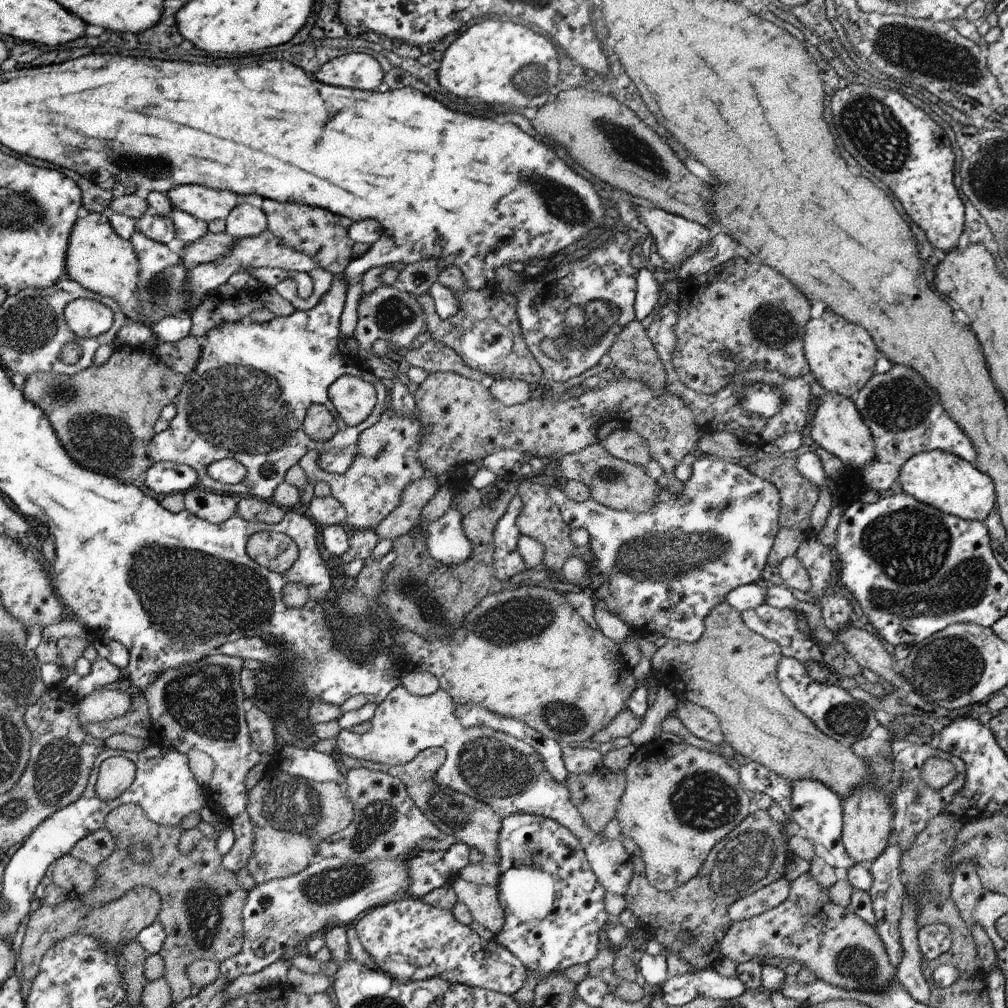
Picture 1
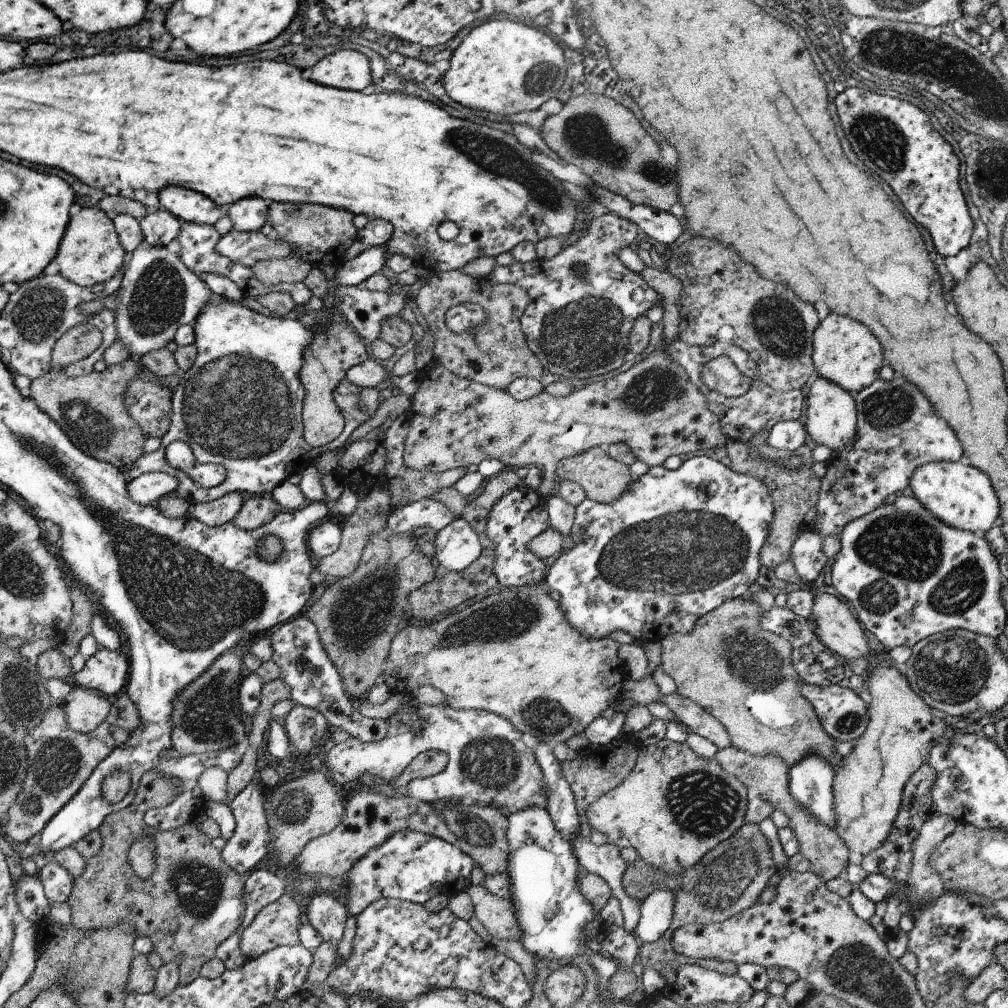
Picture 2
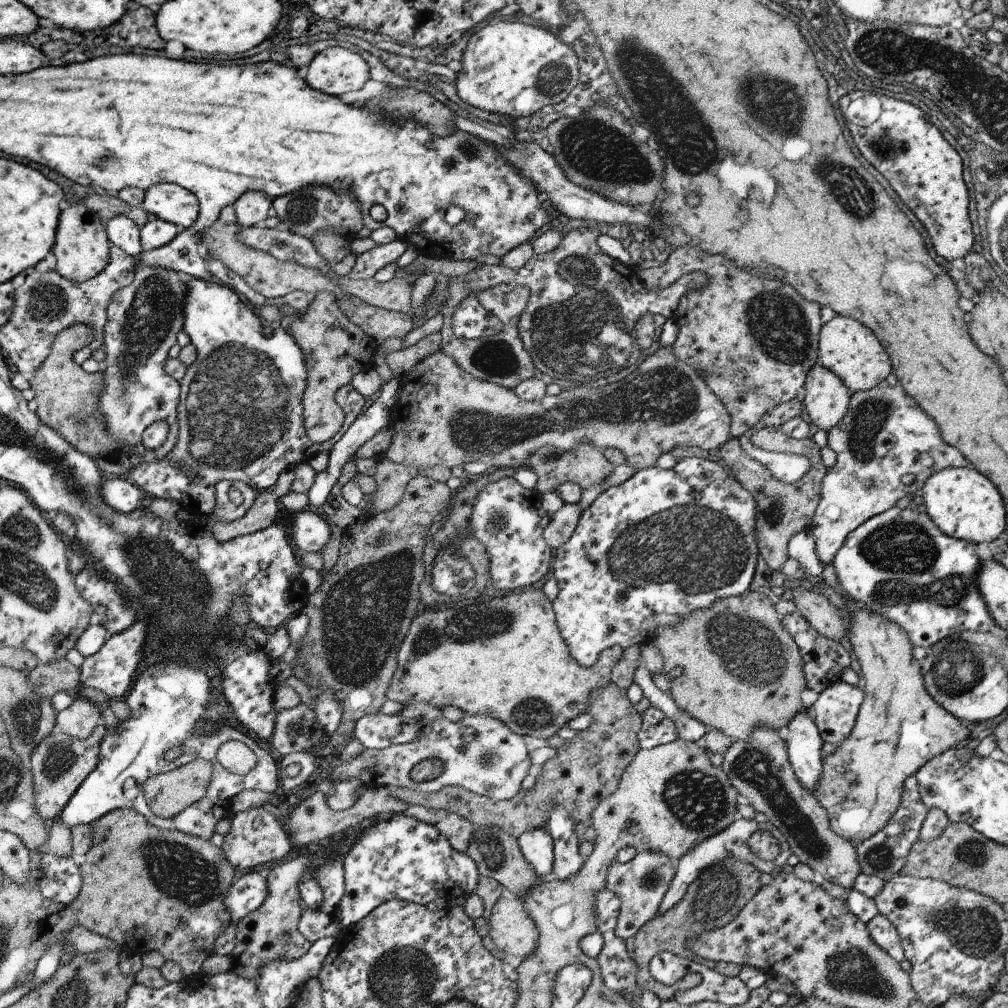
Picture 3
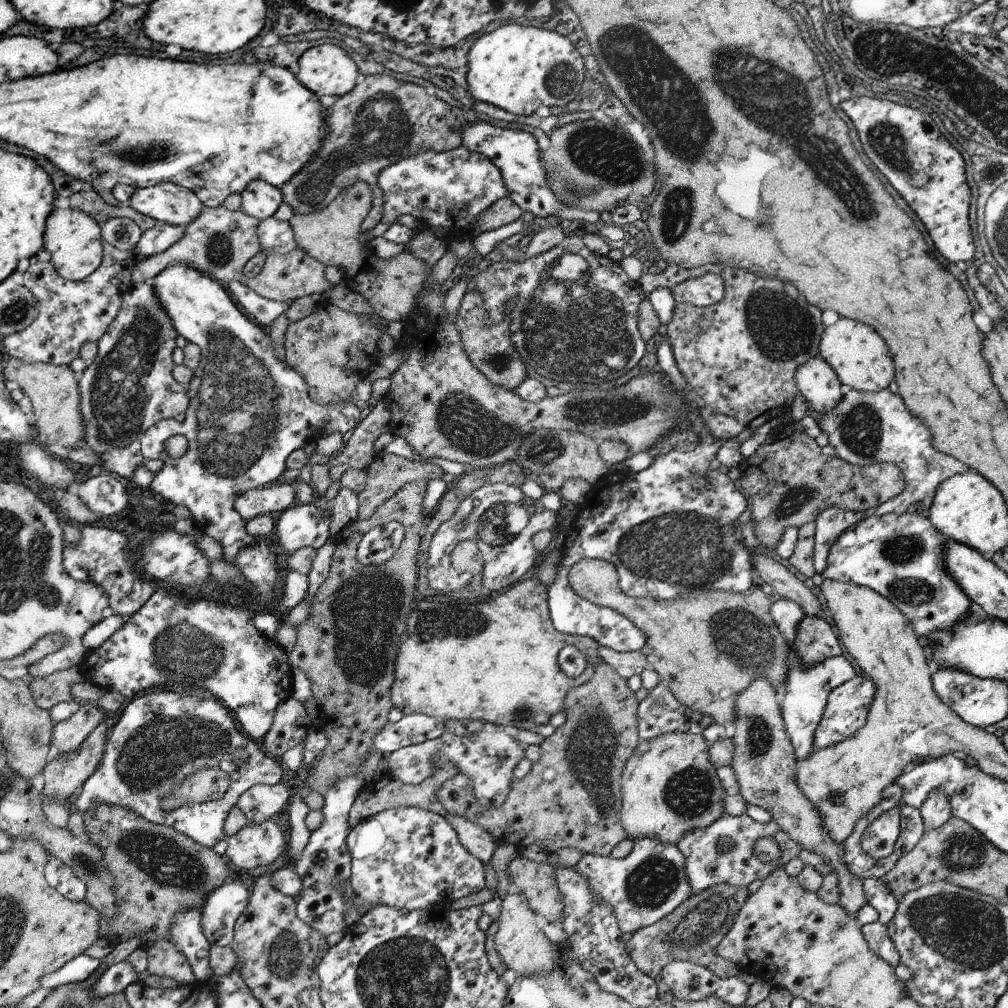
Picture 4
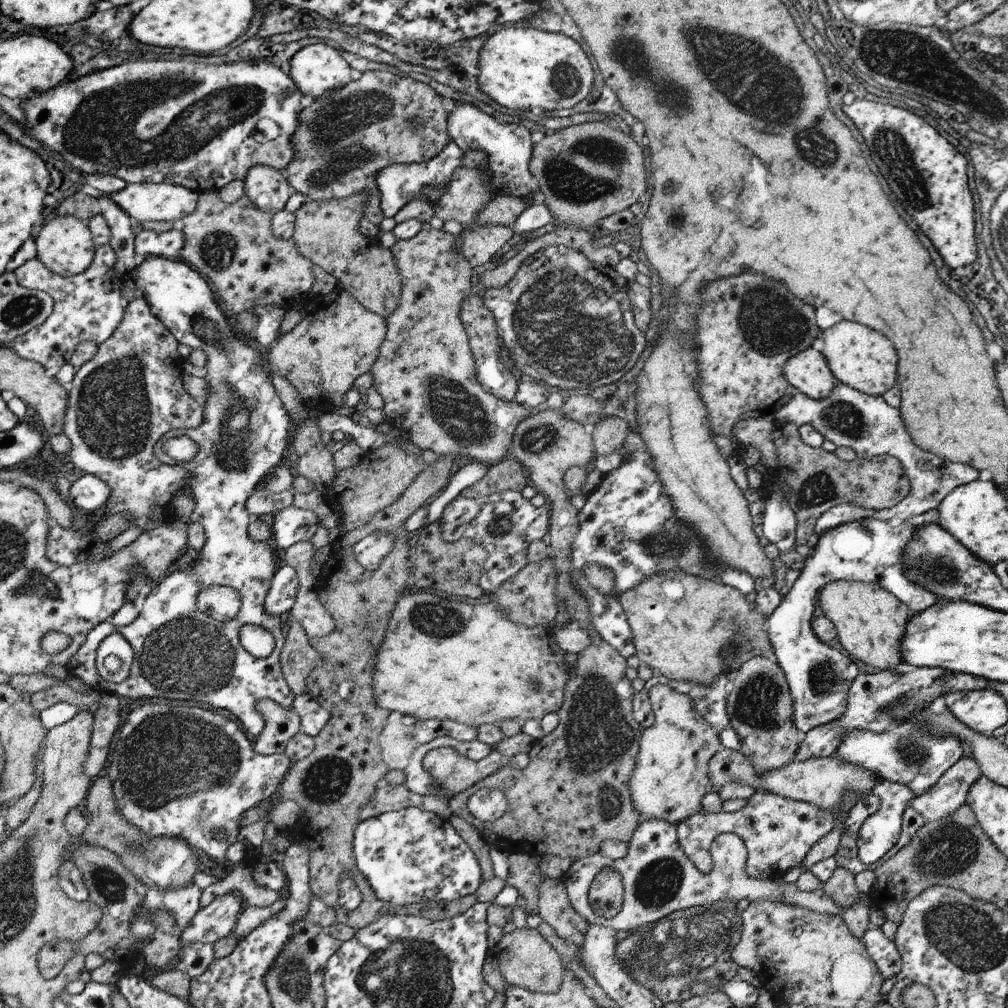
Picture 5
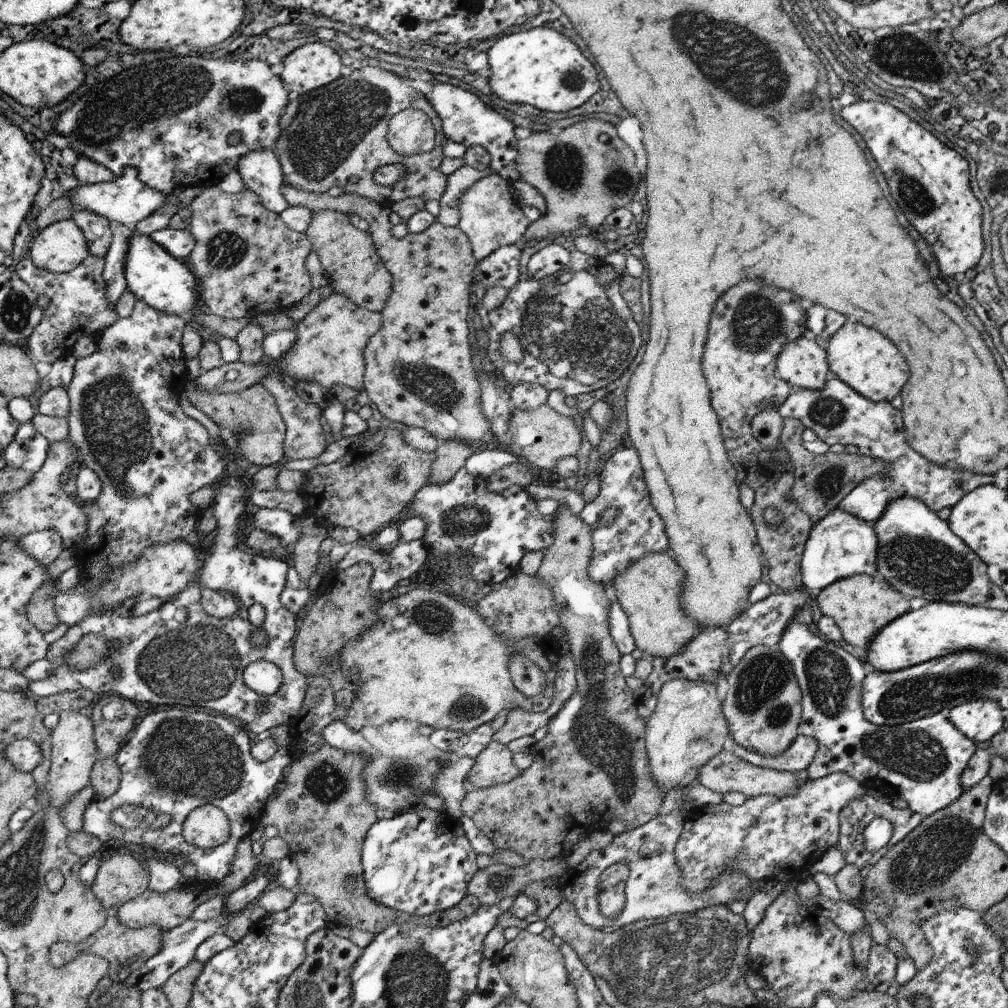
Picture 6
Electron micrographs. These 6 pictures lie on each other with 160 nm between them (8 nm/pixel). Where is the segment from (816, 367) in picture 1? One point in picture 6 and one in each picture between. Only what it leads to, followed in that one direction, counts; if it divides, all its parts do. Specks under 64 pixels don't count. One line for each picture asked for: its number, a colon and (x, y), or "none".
2: (844, 351)
3: (848, 349)
4: (859, 357)
5: (857, 356)
6: (861, 357)

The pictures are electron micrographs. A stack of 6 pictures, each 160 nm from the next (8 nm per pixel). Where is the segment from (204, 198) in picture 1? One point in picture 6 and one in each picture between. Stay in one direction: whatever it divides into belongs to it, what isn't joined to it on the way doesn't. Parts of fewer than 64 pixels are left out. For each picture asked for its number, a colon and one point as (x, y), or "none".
2: (185, 204)
3: (170, 202)
4: (172, 204)
5: (153, 202)
6: (127, 200)

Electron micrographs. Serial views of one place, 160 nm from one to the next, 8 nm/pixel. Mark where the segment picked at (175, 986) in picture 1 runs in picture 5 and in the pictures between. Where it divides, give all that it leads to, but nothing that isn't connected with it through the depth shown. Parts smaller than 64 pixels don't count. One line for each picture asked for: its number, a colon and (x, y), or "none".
2: (193, 900)
3: (166, 888)
4: (159, 871)
5: (169, 863)

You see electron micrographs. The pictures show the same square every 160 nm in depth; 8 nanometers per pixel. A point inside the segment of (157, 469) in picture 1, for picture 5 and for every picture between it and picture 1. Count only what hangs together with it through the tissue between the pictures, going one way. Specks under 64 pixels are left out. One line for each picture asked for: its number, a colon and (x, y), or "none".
2: (147, 488)
3: (119, 493)
4: (106, 495)
5: (89, 492)

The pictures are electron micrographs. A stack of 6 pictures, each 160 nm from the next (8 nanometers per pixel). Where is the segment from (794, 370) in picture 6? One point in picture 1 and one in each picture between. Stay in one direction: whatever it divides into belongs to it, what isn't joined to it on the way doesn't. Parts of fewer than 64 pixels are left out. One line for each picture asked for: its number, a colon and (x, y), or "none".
1: (837, 427)
2: (831, 419)
3: (827, 398)
4: (817, 382)
5: (807, 371)

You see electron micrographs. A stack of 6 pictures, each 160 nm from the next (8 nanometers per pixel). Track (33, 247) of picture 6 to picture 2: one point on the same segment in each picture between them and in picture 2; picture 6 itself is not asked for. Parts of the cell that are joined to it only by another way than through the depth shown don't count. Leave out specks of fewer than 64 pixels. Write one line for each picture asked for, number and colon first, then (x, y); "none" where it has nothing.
2: (92, 253)
3: (82, 248)
4: (74, 239)
5: (66, 245)

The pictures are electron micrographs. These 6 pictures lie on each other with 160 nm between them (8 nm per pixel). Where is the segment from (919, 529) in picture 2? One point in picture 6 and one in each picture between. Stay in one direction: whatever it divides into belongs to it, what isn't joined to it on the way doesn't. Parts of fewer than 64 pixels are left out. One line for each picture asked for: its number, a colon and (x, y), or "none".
3: (899, 564)
4: (900, 556)
5: (819, 676)
6: (921, 762)

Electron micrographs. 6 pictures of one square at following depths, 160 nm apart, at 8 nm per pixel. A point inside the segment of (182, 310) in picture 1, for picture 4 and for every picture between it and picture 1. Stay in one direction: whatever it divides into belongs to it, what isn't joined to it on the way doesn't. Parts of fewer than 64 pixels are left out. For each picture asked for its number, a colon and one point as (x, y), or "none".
2: (159, 293)
3: (143, 319)
4: (129, 387)

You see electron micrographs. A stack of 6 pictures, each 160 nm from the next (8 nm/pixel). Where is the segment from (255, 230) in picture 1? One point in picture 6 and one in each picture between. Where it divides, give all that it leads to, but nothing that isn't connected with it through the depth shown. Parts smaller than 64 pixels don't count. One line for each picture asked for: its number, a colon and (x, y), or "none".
2: (249, 214)
3: (251, 208)
4: (260, 199)
5: (269, 189)
6: (262, 172)

